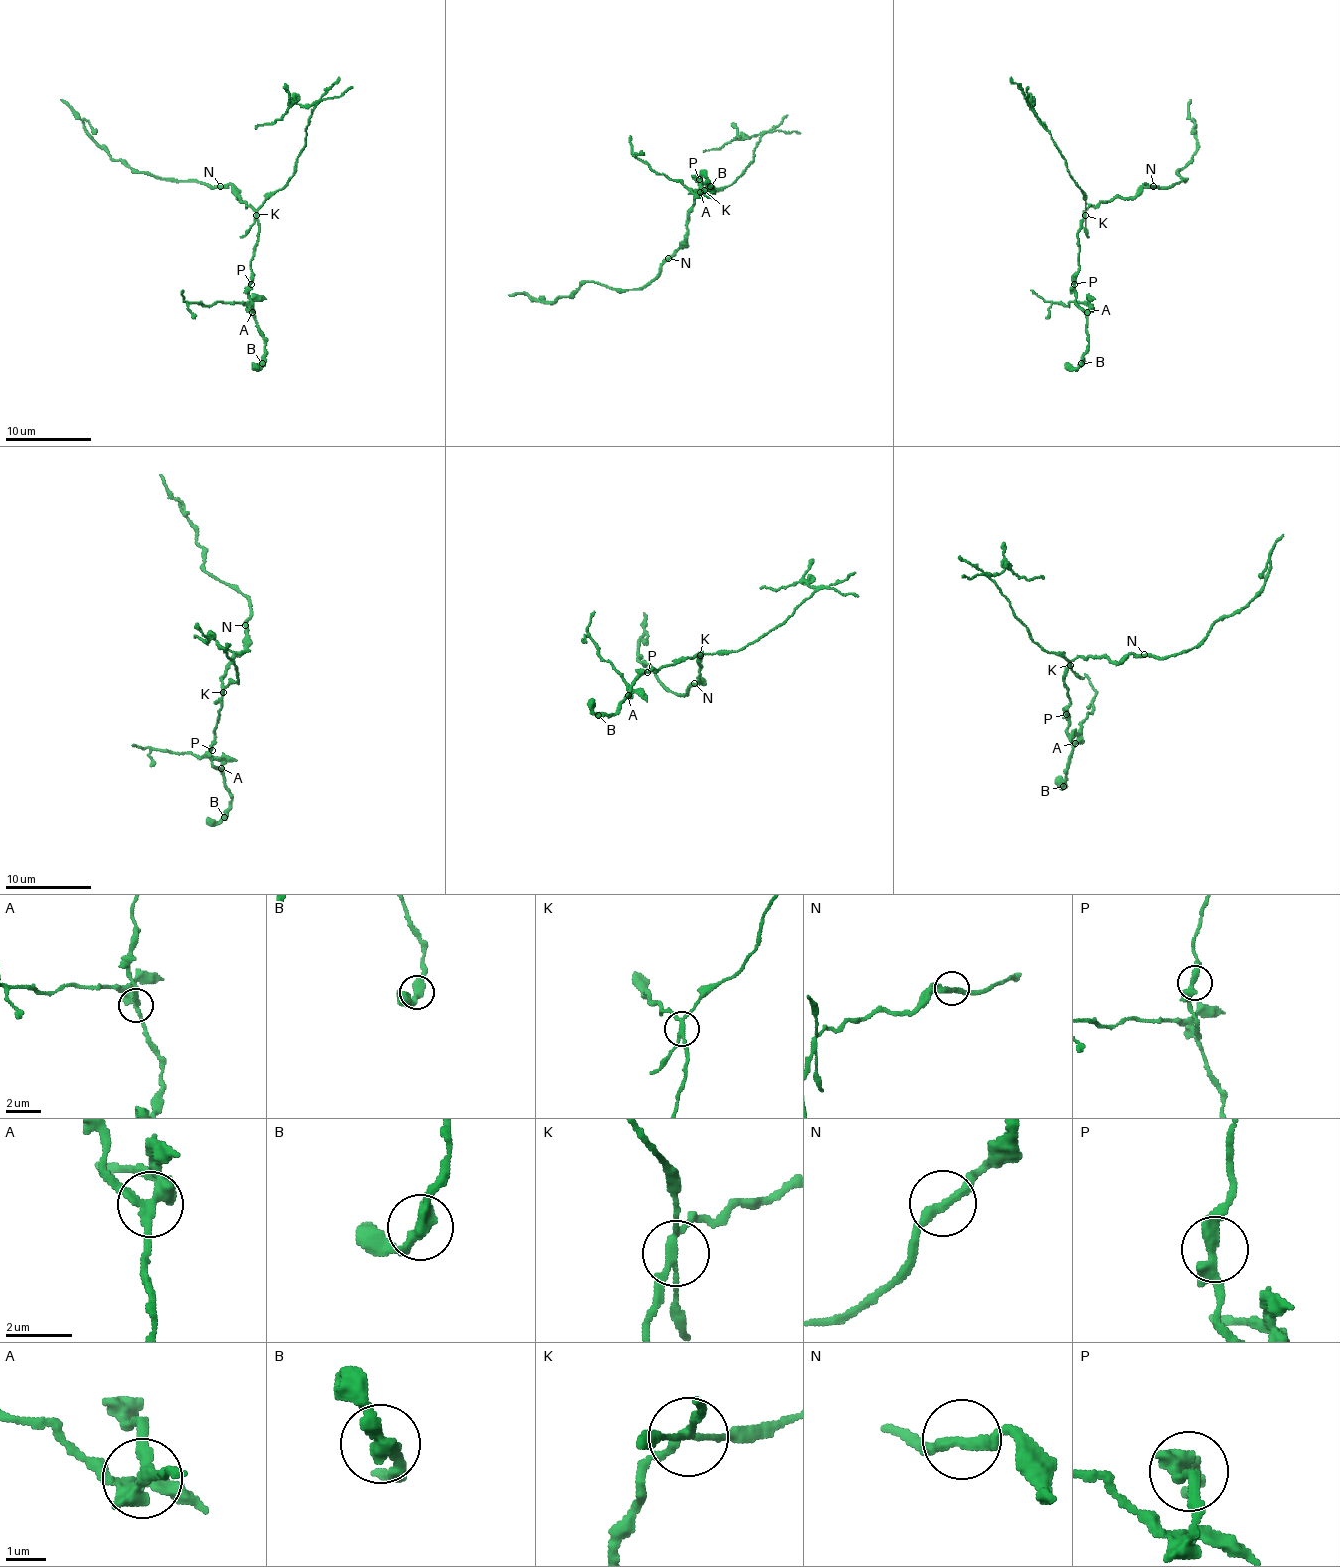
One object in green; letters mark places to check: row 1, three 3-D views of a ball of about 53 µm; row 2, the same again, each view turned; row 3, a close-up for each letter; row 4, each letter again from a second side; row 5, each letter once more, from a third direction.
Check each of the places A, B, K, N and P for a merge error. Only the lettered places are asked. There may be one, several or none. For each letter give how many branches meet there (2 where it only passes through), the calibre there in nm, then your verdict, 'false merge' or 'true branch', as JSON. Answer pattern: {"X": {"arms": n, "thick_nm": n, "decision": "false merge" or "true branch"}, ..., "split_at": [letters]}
{"A": {"arms": 3, "thick_nm": 320, "decision": "false merge"}, "B": {"arms": 2, "thick_nm": 400, "decision": "true branch"}, "K": {"arms": 4, "thick_nm": 220, "decision": "false merge"}, "N": {"arms": 3, "thick_nm": 240, "decision": "true branch"}, "P": {"arms": 3, "thick_nm": 320, "decision": "true branch"}, "split_at": ["A", "K"]}

